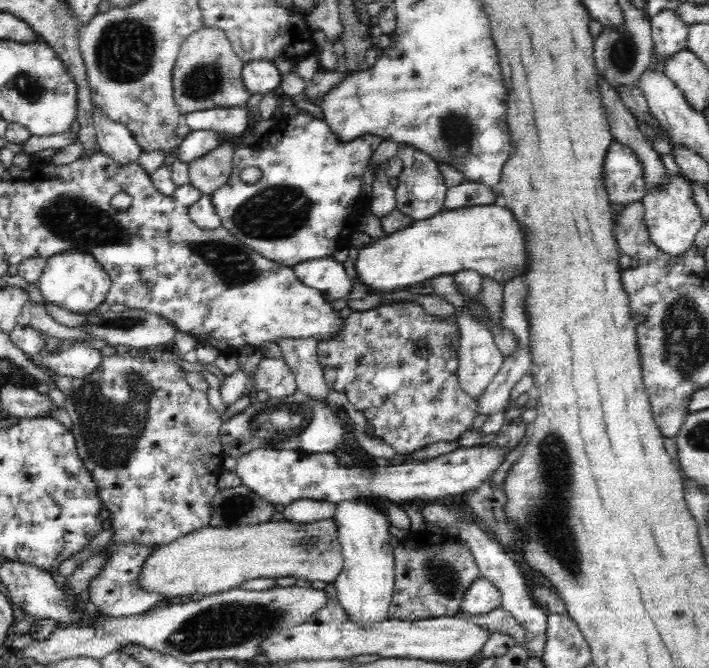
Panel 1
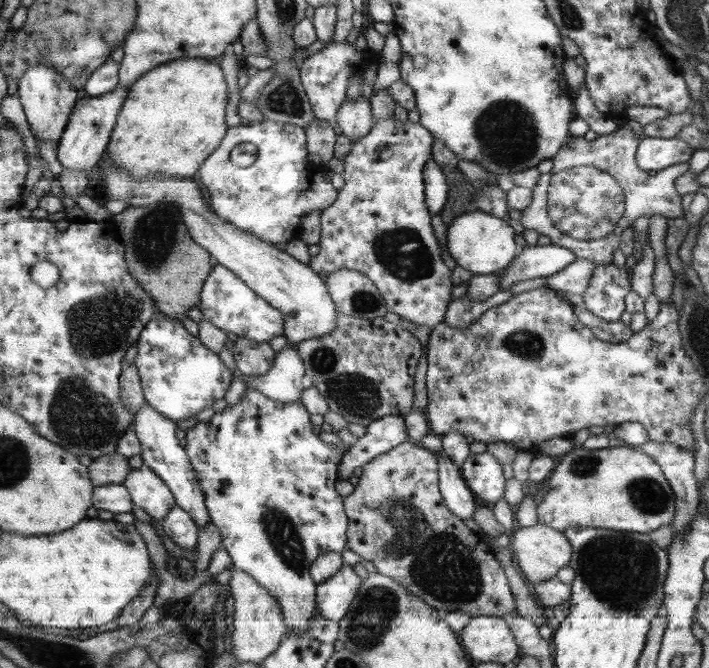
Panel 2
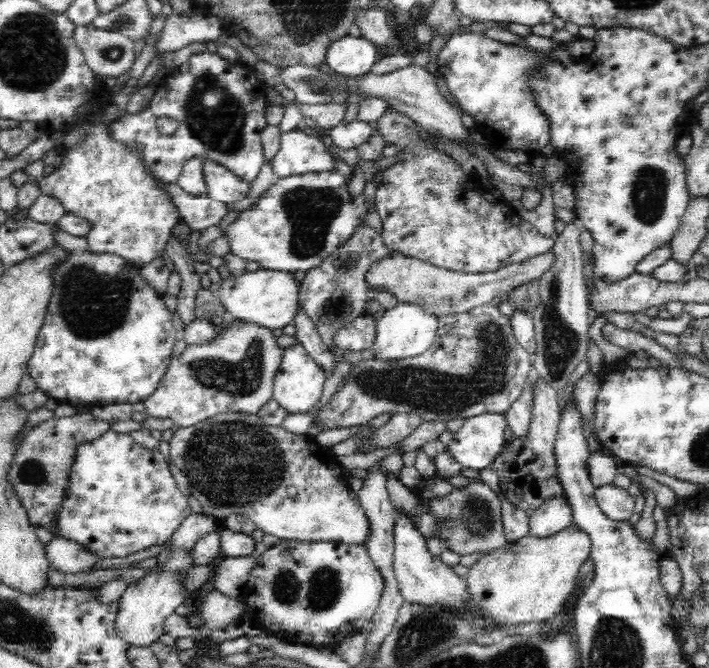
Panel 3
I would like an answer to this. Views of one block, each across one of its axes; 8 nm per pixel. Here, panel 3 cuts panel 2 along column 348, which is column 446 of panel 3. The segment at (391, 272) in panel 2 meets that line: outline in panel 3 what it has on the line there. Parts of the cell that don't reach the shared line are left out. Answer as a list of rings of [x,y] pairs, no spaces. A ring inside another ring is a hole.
[[[389,106],[389,109],[386,109],[381,118],[376,121],[375,130],[380,134],[383,134],[386,145],[390,146],[390,144],[396,144],[396,146],[400,146],[400,150],[405,150],[400,151],[398,154],[400,160],[398,160],[396,164],[382,172],[382,182],[375,190],[375,209],[376,212],[378,212],[378,216],[380,216],[380,220],[382,220],[381,238],[382,241],[384,241],[386,248],[390,248],[390,251],[401,253],[404,256],[417,260],[422,260],[423,262],[435,265],[438,268],[454,272],[464,272],[467,274],[481,274],[484,272],[497,272],[498,270],[511,266],[512,264],[521,264],[524,260],[532,259],[534,256],[546,254],[546,252],[552,250],[554,239],[544,236],[544,234],[540,233],[540,230],[536,229],[529,221],[522,219],[519,215],[519,211],[512,207],[512,205],[508,204],[506,200],[502,200],[500,203],[496,204],[486,201],[486,199],[482,197],[482,194],[484,194],[487,186],[479,186],[479,184],[475,184],[475,182],[471,180],[471,176],[466,174],[466,172],[458,166],[456,161],[452,161],[452,157],[446,155],[446,153],[442,153],[442,151],[438,151],[438,149],[428,141],[431,134],[427,133],[424,129],[418,128],[417,124],[412,121],[412,119],[408,118],[406,114],[402,114]],[[465,177],[469,182],[473,183],[476,188],[472,189],[468,186],[462,185],[462,179]]]

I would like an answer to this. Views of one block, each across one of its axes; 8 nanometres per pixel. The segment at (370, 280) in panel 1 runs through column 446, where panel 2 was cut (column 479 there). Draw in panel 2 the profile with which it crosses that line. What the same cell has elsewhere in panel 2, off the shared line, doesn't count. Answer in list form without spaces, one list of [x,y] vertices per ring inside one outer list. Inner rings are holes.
[[[468,211],[454,219],[448,228],[447,250],[458,265],[472,275],[500,273],[516,259],[516,234],[512,226],[500,217],[482,211]]]

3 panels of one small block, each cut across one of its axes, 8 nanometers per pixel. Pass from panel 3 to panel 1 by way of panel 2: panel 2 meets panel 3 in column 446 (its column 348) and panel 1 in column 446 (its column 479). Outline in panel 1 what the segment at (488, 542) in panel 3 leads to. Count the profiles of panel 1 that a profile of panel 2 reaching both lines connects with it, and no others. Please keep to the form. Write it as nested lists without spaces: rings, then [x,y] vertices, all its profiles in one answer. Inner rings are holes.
[[[416,531],[394,546],[395,584],[388,614],[392,618],[417,621],[455,616],[470,584],[481,576],[469,546],[454,538]]]

